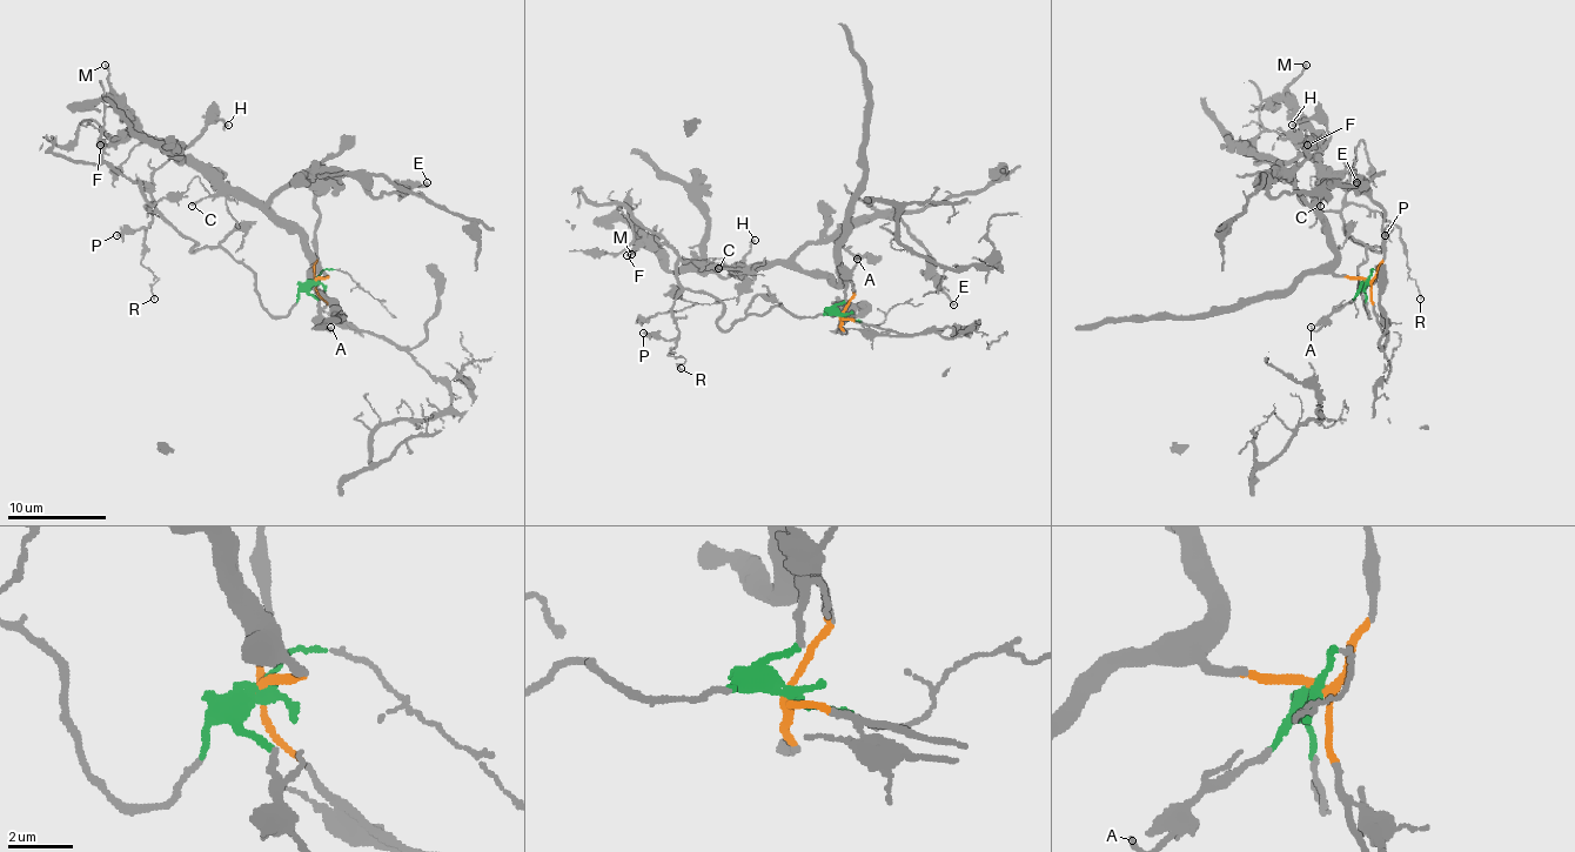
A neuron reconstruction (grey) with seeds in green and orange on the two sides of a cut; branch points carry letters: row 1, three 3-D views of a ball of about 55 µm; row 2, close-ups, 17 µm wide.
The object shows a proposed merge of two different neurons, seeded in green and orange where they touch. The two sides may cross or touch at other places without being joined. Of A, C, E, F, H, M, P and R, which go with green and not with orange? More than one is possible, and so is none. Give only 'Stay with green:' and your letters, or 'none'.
Stay with green: A, P, R

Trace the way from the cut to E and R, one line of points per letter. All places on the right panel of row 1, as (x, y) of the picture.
E: (1367, 282), (1333, 270), (1335, 240), (1286, 176), (1266, 176), (1266, 192), (1325, 194), (1358, 181)
R: (1367, 282), (1369, 316), (1358, 270), (1382, 248), (1347, 235), (1349, 203), (1399, 230), (1421, 300)

